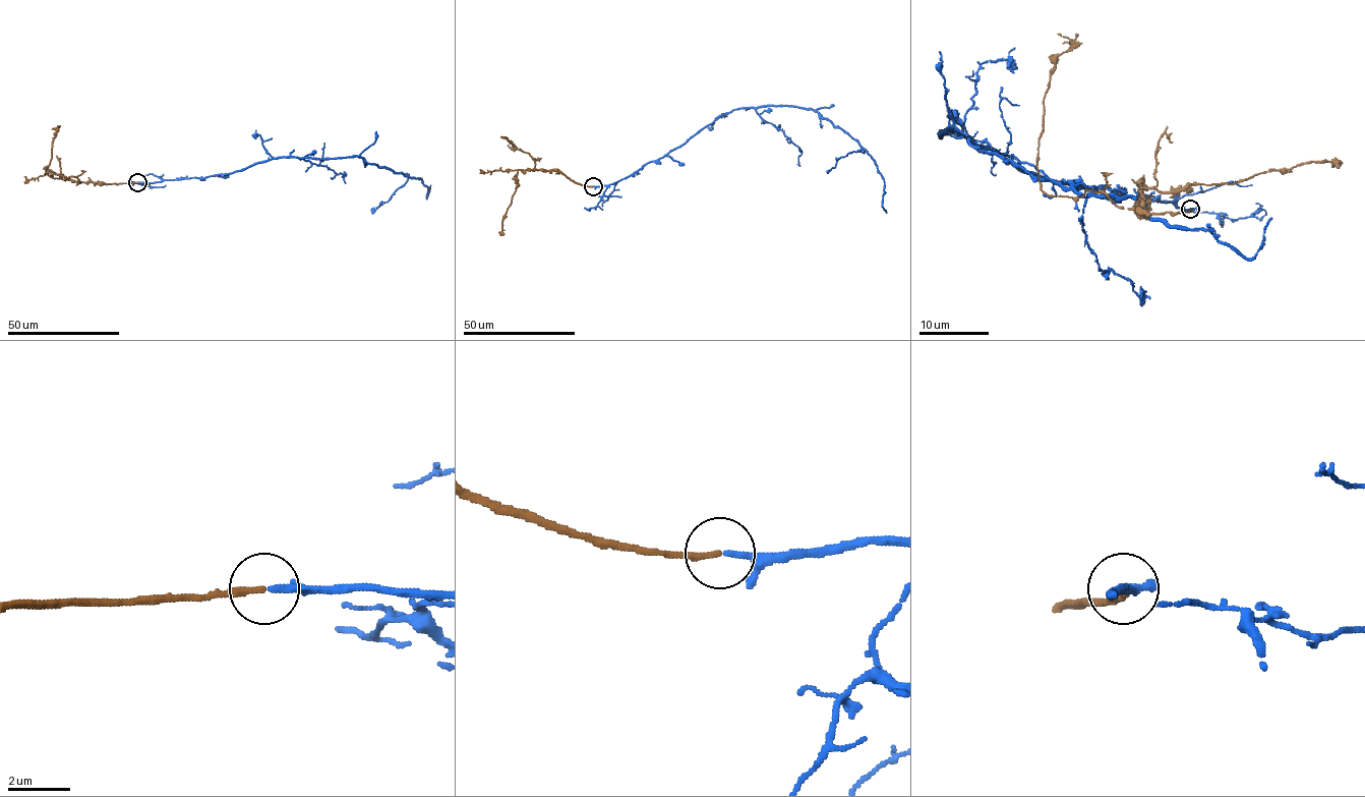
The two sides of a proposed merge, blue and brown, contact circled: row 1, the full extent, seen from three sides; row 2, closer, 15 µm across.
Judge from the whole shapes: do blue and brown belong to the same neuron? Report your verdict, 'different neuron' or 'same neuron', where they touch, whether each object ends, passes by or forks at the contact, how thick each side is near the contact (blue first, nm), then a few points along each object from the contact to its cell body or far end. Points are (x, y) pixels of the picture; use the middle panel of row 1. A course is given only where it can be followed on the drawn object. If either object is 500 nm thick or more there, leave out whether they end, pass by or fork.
same neuron; at (593, 186); blue ends there; brown ends there; 190 nm thick on the blue side, 200 nm on the other; blue runs (593, 186), (628, 177), (733, 110), (788, 105), (815, 110), (867, 152), (884, 181), (882, 207), (887, 213); brown runs (593, 186), (575, 182), (552, 170), (536, 169), (529, 154), (501, 136), (508, 138), (514, 148), (513, 144)

